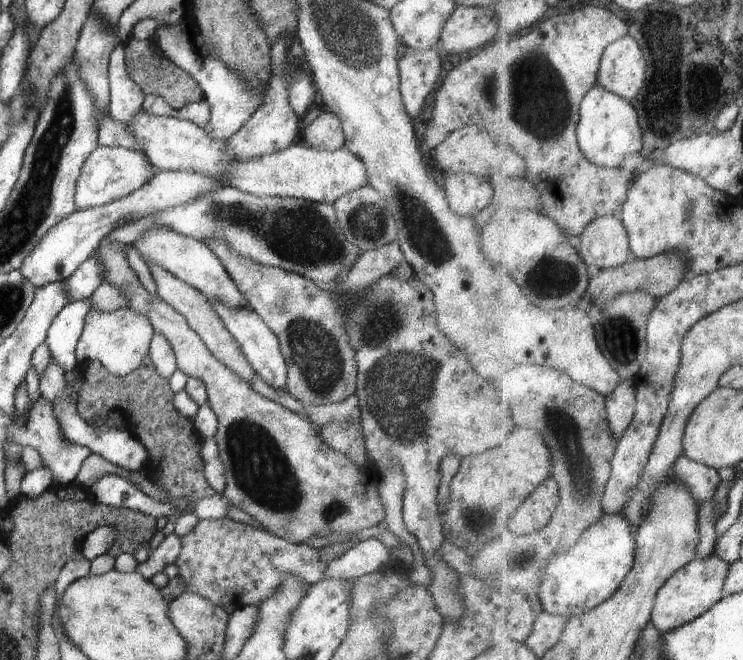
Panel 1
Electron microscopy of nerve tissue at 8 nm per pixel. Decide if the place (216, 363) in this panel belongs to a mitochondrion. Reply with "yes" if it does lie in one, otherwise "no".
no

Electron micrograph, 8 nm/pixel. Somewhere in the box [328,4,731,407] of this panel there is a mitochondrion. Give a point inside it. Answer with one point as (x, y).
(536, 86)

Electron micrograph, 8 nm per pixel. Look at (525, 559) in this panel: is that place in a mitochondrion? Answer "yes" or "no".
yes

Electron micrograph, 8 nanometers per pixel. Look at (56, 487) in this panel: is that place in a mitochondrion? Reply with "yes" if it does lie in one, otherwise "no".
no

